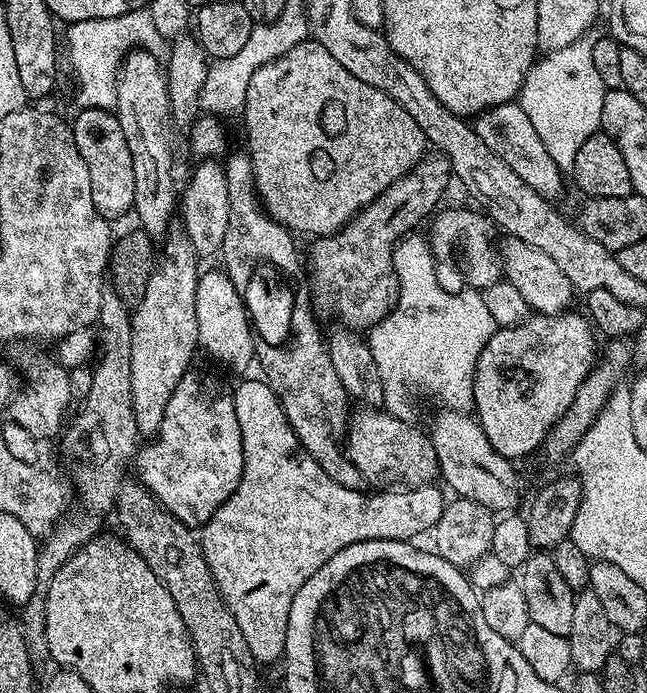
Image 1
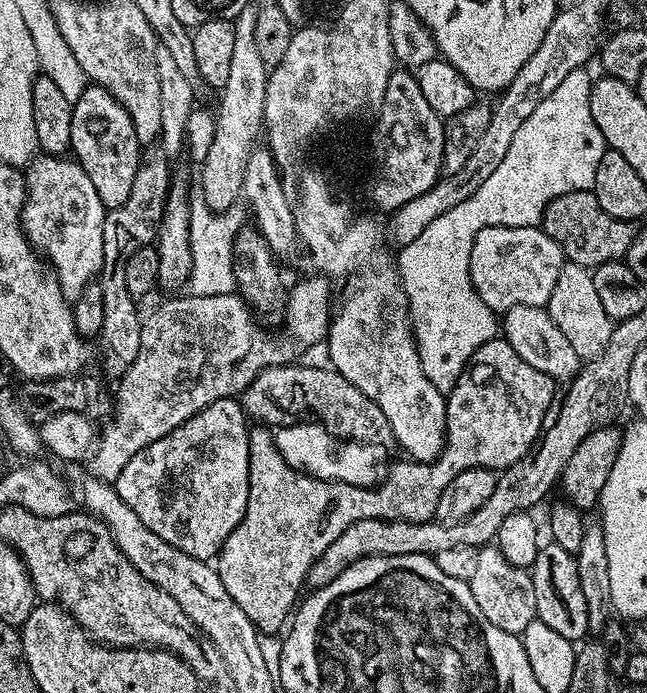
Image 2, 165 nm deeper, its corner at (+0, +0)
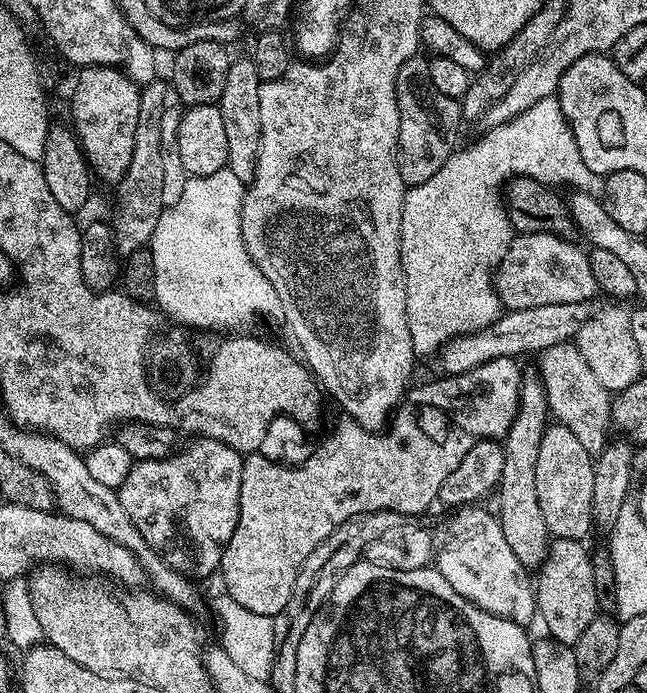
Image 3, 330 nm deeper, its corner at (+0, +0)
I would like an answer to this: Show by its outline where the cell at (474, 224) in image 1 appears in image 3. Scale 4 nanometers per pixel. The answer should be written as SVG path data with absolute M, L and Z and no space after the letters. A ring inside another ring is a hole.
M525 232L517 235L494 273L494 287L501 305L507 311L513 312L530 310L534 306L554 306L554 302L583 304L591 301L591 296L597 295L598 289L594 282L594 273L590 271L588 252L571 244L572 242L571 239L555 236L553 232Z

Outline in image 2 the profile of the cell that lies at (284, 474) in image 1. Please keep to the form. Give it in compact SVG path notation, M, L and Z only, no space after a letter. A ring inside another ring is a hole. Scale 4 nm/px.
M503 338L486 342L469 358L467 366L456 380L456 385L447 393L444 448L440 455L427 462L396 464L392 473L389 471L371 488L317 480L303 472L297 472L283 460L273 440L273 433L264 426L256 426L256 429L253 427L248 433L249 501L246 502L245 516L226 538L214 564L222 578L222 586L226 586L230 598L234 598L234 602L238 602L242 610L246 610L246 618L250 618L257 630L264 634L279 633L279 628L283 629L289 623L297 607L298 597L301 595L300 587L305 587L310 566L314 566L314 562L322 558L326 546L330 546L330 542L334 542L334 538L338 538L338 534L342 534L346 526L366 518L405 520L419 524L423 520L433 519L438 498L442 498L442 490L446 490L446 486L450 486L450 482L454 482L454 478L462 470L487 468L489 464L493 469L503 470L518 462L522 454L531 450L540 436L546 410L553 407L556 388L557 381L542 374L542 370L530 366L530 362L522 362L522 358L518 358L514 351L514 346L507 344Z

